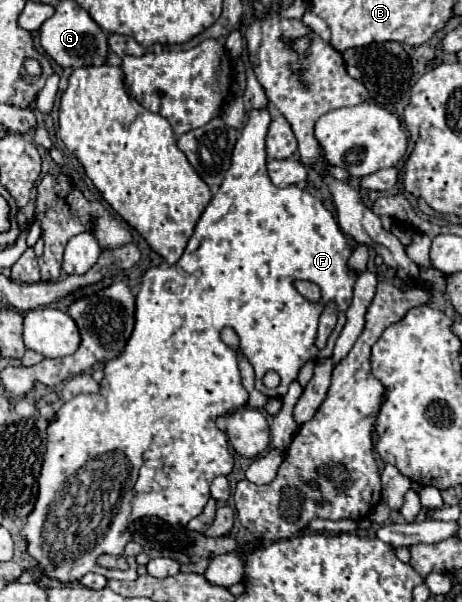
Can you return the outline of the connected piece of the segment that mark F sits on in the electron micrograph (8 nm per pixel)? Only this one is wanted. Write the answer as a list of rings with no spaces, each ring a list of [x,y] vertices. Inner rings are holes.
[[[251,110],[247,114],[245,128],[233,150],[231,168],[227,170],[217,194],[201,214],[181,260],[175,266],[155,266],[145,272],[141,288],[135,296],[135,326],[131,338],[117,358],[105,362],[105,376],[99,392],[79,394],[65,402],[57,410],[57,418],[47,428],[47,452],[39,478],[37,506],[23,520],[21,528],[21,534],[27,540],[27,550],[39,562],[39,568],[45,570],[45,576],[57,578],[59,582],[79,582],[87,572],[97,572],[113,580],[137,578],[135,560],[127,560],[129,568],[121,572],[97,566],[95,558],[99,554],[123,554],[125,516],[131,514],[133,484],[143,464],[141,454],[151,446],[153,434],[179,436],[179,462],[193,466],[197,476],[197,486],[183,486],[183,490],[179,490],[179,502],[175,502],[171,522],[175,518],[177,526],[187,526],[191,518],[201,514],[209,500],[211,480],[233,470],[227,434],[215,426],[215,420],[231,414],[235,404],[247,404],[249,396],[241,384],[237,366],[239,352],[255,368],[255,388],[265,390],[265,396],[269,398],[283,398],[289,384],[297,380],[305,362],[315,362],[317,358],[323,360],[333,354],[335,340],[345,326],[345,312],[351,304],[353,284],[357,280],[357,274],[349,266],[351,248],[347,236],[321,200],[313,198],[295,184],[279,188],[269,180],[265,150],[269,122],[269,110]],[[169,280],[183,284],[183,290],[179,294],[165,290],[163,284]],[[293,280],[315,282],[321,288],[321,300],[309,302],[303,298],[295,290]],[[327,302],[339,304],[339,322],[333,328],[327,346],[317,350],[317,320]],[[225,326],[237,332],[237,348],[229,348],[221,340],[219,334]],[[271,370],[281,376],[281,384],[277,388],[267,388],[263,384],[263,376]]]

